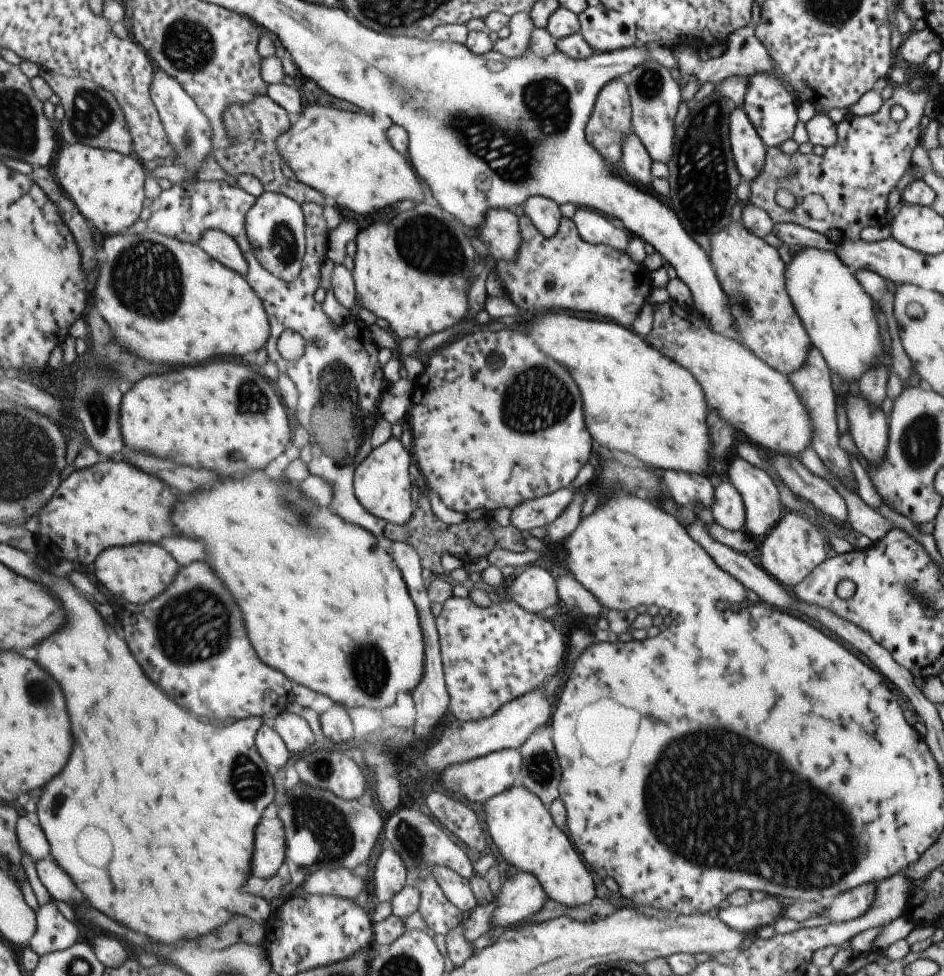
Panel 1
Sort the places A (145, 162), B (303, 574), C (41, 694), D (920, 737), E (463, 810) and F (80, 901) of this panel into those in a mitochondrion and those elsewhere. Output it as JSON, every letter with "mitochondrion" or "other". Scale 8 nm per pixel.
{"A":"other","B":"other","C":"mitochondrion","D":"other","E":"other","F":"other"}

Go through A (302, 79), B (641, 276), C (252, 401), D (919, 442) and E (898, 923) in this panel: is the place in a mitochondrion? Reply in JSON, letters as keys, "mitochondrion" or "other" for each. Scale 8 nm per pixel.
{"A":"other","B":"other","C":"mitochondrion","D":"mitochondrion","E":"other"}

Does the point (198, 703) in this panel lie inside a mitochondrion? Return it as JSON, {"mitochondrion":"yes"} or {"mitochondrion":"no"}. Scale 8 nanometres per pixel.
{"mitochondrion":"no"}

